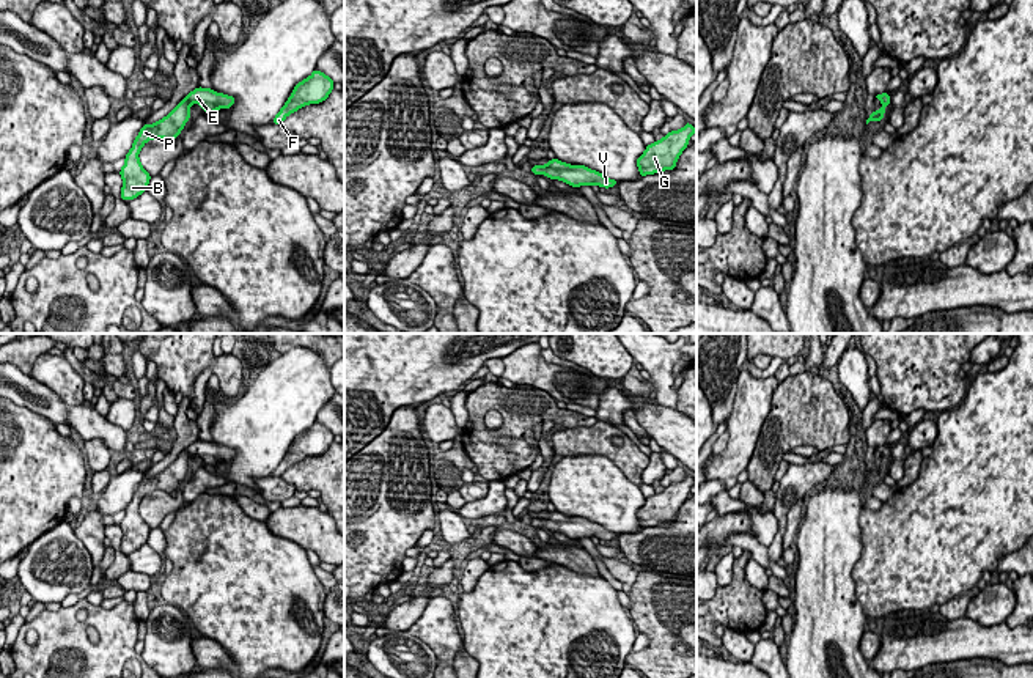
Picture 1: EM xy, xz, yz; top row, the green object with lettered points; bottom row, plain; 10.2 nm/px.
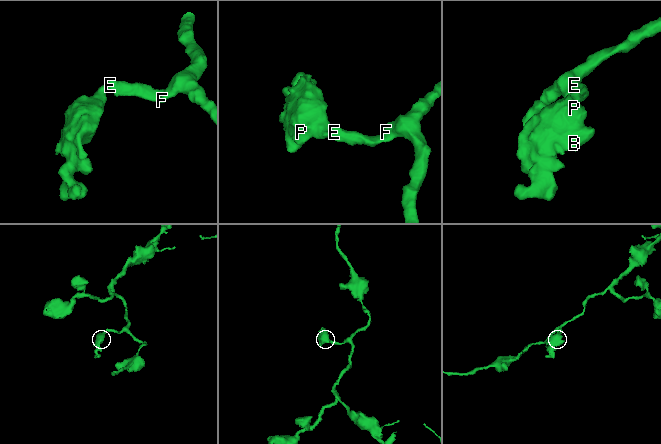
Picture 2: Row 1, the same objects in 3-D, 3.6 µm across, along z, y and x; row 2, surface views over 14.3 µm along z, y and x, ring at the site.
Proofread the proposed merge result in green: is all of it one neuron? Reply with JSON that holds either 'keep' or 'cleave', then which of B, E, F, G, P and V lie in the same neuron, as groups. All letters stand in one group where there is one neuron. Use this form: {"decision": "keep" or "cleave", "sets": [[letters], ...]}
{"decision": "keep", "sets": [["B", "E", "F", "G", "P", "V"]]}

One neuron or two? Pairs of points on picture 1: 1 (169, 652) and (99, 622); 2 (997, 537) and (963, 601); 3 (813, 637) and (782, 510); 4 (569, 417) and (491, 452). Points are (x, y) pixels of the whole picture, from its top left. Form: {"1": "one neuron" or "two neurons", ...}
{"1": "two neurons", "2": "two neurons", "3": "two neurons", "4": "one neuron"}

